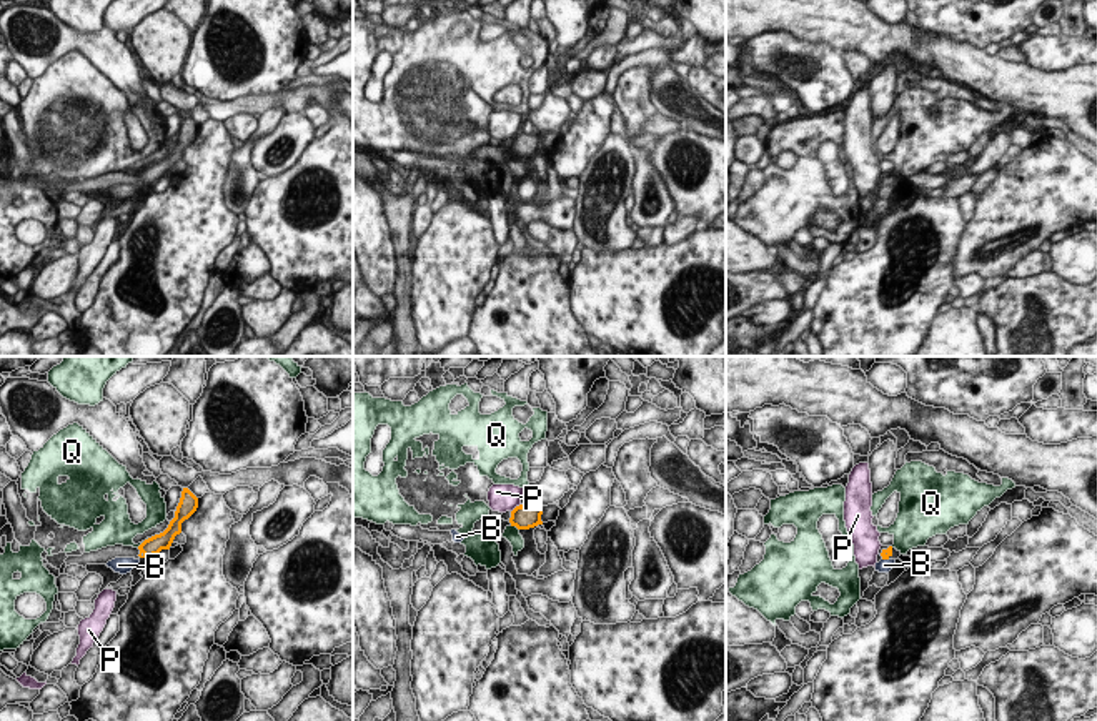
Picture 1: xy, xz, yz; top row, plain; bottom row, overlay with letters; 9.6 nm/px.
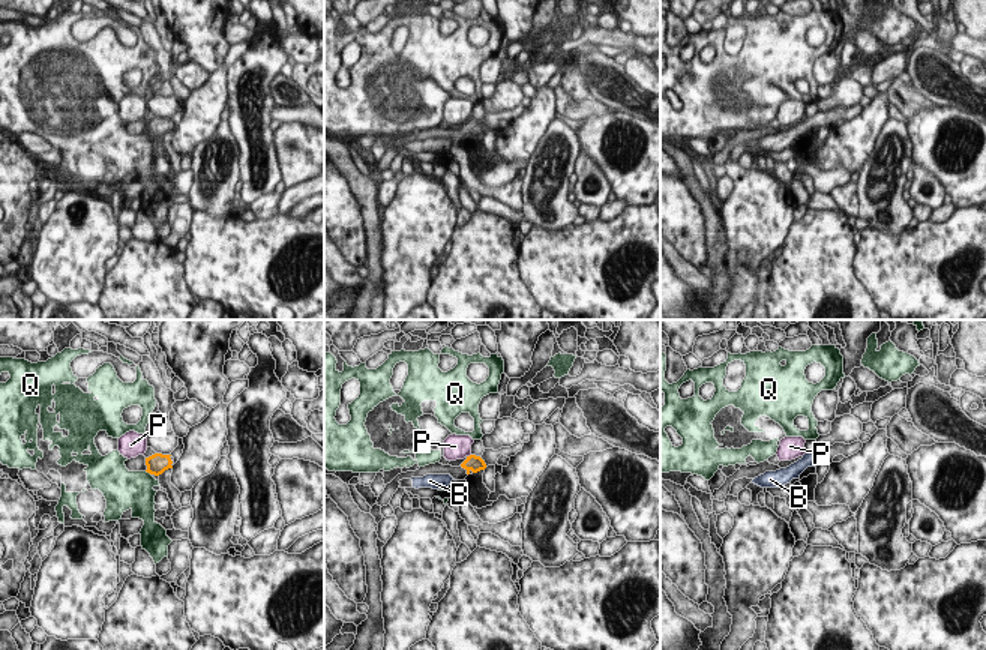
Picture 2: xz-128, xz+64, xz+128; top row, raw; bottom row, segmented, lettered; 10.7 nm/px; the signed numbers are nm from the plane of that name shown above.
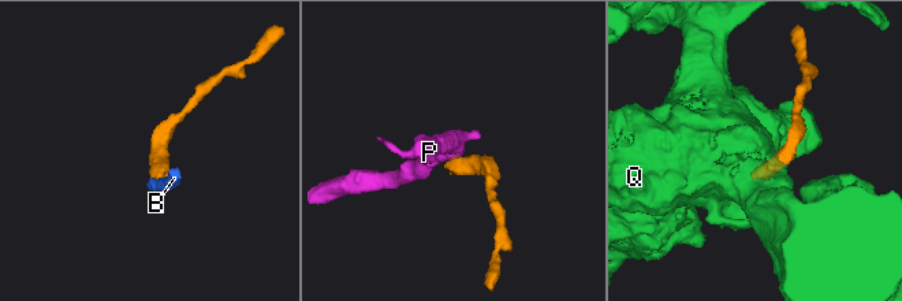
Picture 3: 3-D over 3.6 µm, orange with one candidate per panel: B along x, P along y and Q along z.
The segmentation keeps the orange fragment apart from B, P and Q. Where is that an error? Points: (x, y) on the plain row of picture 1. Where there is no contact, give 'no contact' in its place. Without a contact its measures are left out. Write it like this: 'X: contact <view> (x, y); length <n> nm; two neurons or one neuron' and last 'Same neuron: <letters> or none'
B: contact yz (886, 185); length 70 nm; two neurons
P: contact xz (515, 135); length 130 nm; two neurons
Q: contact xz (515, 152); length 100 nm; two neurons
Same neuron: none

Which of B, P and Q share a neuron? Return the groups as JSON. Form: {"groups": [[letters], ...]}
{"groups": [["B"], ["P"], ["Q"]]}

